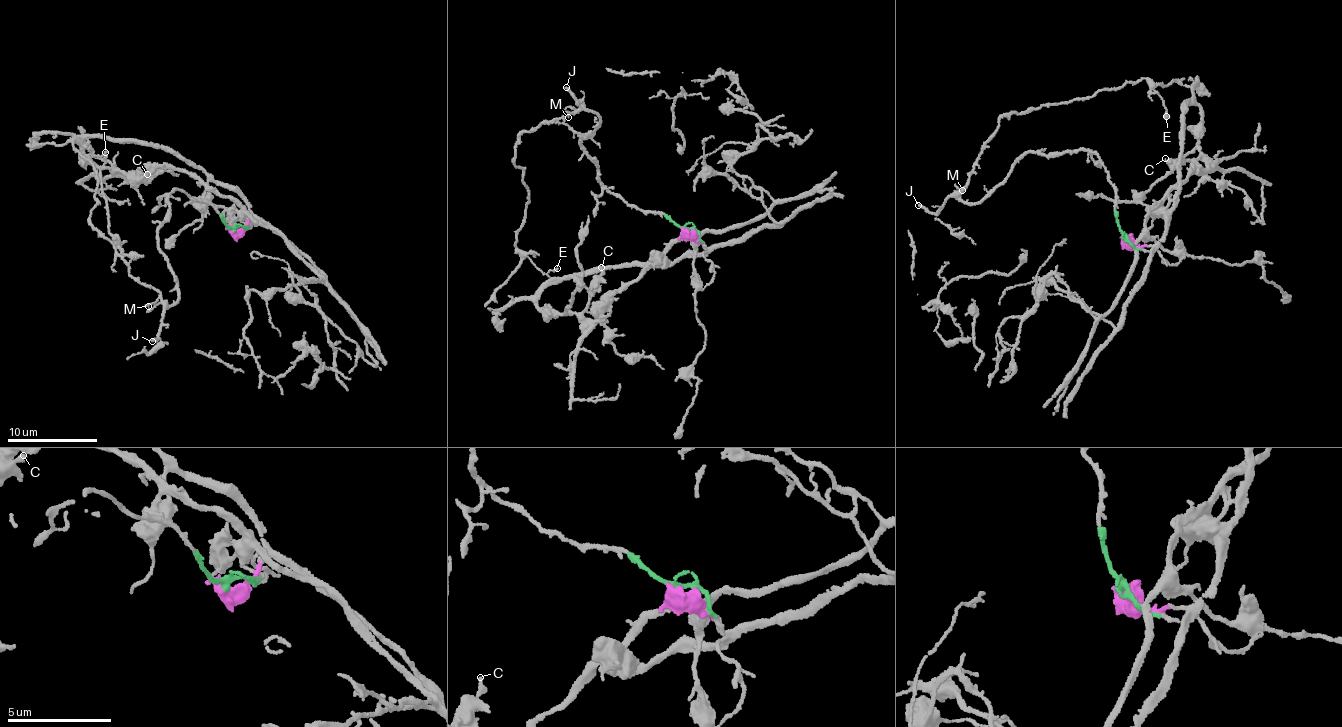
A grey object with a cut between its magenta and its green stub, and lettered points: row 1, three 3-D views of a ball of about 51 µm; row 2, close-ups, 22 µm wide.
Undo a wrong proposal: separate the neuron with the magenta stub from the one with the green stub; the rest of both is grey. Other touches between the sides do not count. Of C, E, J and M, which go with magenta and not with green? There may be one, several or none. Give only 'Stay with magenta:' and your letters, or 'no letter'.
Stay with magenta: C

